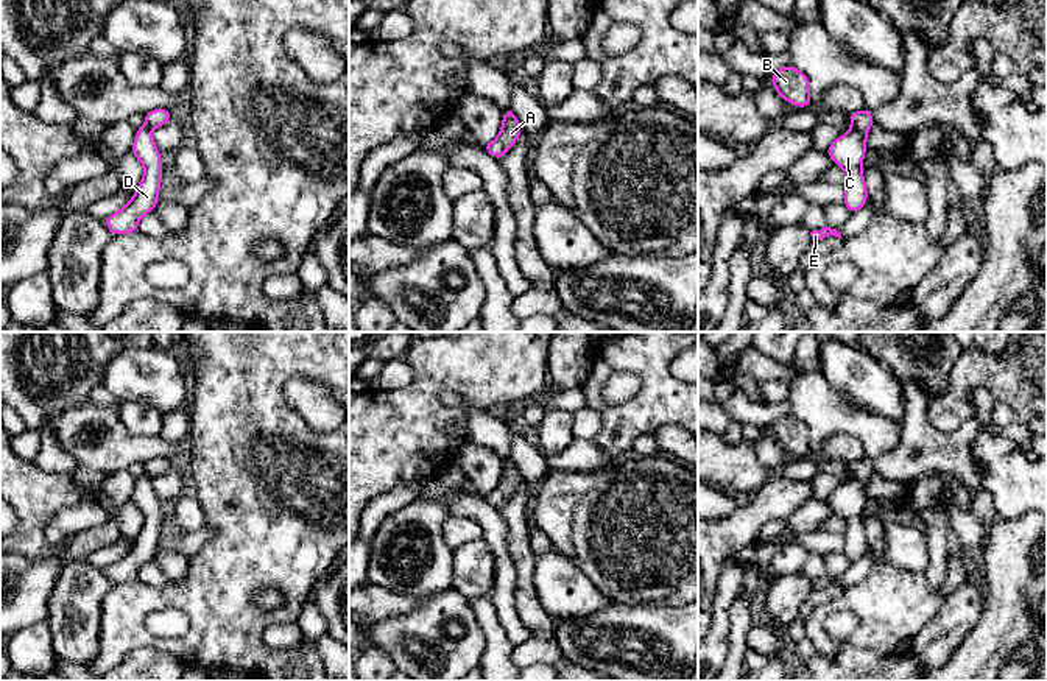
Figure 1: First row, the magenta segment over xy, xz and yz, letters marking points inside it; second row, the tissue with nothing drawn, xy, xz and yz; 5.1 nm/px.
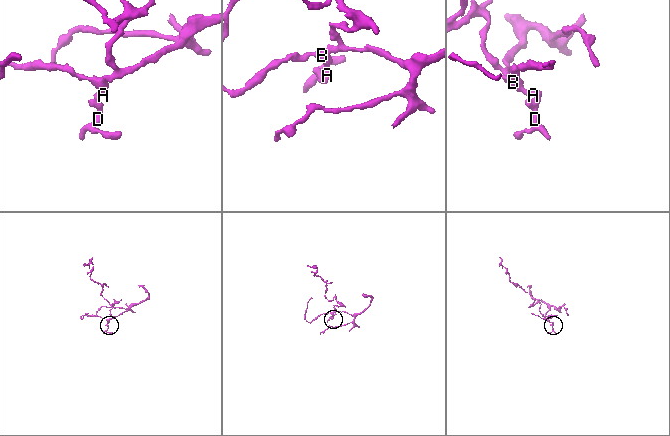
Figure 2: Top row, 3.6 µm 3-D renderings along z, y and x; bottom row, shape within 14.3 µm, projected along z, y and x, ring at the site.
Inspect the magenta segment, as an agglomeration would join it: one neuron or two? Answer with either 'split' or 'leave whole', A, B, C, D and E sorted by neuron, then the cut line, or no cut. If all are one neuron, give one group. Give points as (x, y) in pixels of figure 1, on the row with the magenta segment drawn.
leave whole; A B C D E; no cut

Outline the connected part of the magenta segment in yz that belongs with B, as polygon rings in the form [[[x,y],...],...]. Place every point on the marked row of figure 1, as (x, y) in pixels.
[[[790,64],[774,72],[770,81],[785,101],[796,104],[801,109],[809,108],[810,84],[806,73],[799,72]]]

